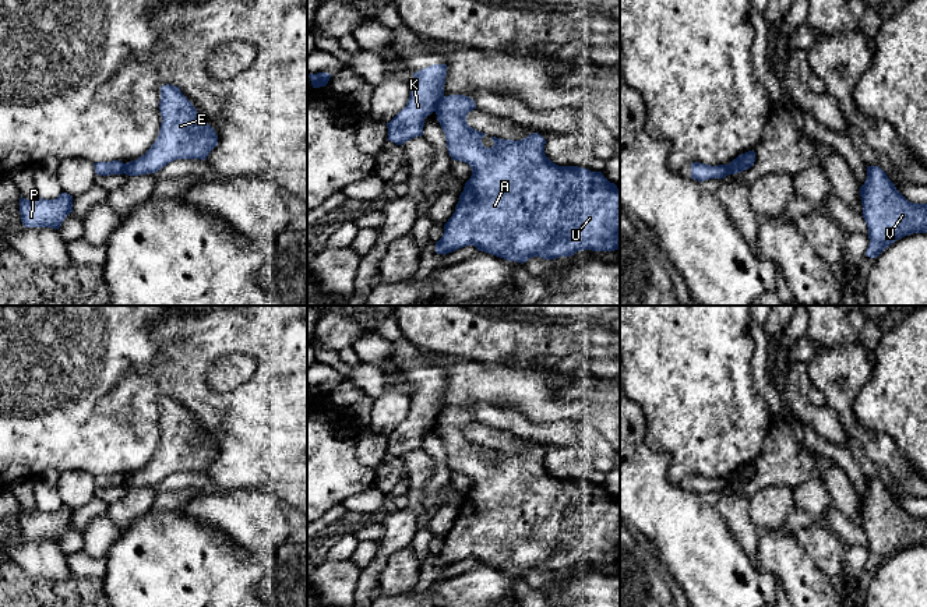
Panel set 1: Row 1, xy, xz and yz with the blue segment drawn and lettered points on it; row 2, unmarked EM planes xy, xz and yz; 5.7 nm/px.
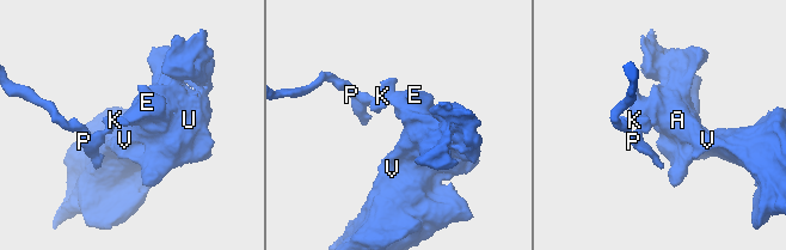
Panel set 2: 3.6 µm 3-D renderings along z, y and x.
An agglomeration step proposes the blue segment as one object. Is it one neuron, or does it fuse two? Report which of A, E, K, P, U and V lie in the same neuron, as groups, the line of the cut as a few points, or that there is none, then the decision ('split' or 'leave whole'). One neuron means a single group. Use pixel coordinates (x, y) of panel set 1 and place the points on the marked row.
groups A E U V / K P; cut xz (444, 96), (433, 110); split

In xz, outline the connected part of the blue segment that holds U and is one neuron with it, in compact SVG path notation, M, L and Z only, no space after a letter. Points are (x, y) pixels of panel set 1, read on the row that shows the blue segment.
M450 95L441 98L434 110L445 134L450 156L472 167L472 176L465 183L455 212L444 225L443 237L436 243L437 254L445 255L458 248L475 246L479 251L524 264L532 257L556 260L571 257L581 250L614 251L620 248L620 190L614 183L610 183L602 172L553 163L544 153L546 140L537 133L519 141L491 137L494 145L486 148L482 142L486 134L466 123L466 116L473 109L476 105L469 96Z

